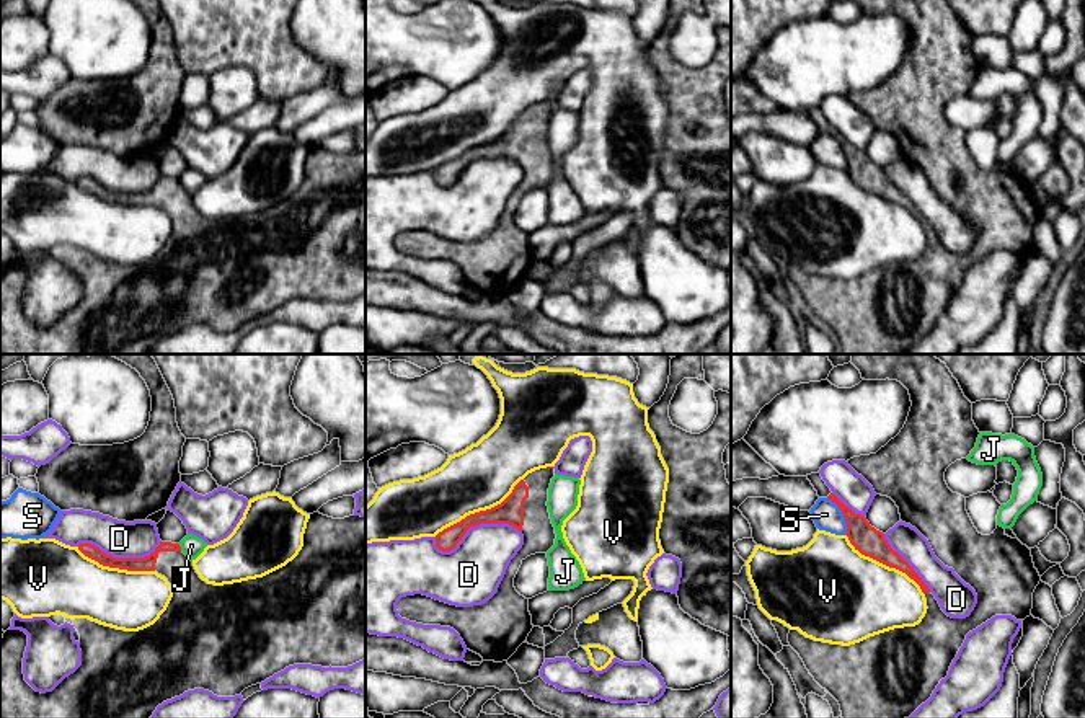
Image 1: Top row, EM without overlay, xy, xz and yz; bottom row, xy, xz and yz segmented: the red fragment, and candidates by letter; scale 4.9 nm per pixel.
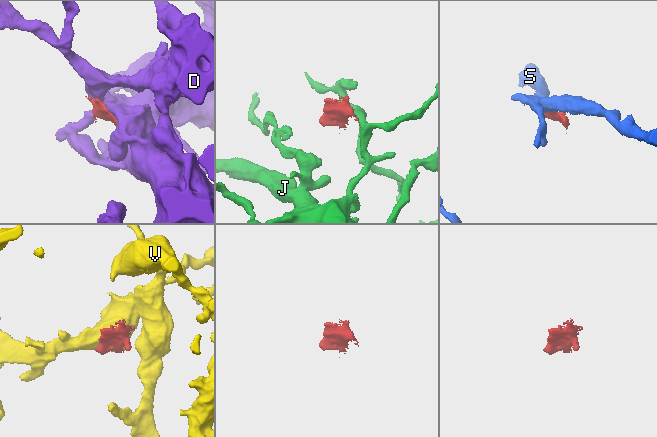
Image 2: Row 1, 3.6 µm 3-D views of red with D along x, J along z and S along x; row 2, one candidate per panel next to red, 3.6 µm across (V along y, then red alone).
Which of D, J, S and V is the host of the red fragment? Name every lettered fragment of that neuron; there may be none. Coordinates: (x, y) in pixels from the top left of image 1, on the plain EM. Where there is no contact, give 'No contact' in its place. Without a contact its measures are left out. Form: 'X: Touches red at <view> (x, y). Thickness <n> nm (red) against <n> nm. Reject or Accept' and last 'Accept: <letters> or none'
D: Touches red at xz (475, 159). Thickness 130 nm (red) against 300 nm. Reject
J: Touches red at xy (180, 181). Thickness 80 nm (red) against 110 nm. Reject
S: Touches red at yz (842, 147). Thickness 140 nm (red) against 140 nm. Reject
V: Touches red at xz (480, 146). Thickness 130 nm (red) against 320 nm. Reject
Accept: none

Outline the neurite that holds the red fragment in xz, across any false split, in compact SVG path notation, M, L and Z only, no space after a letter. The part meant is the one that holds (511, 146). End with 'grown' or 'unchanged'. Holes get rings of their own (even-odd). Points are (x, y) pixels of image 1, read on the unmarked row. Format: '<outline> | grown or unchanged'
M555 103L529 108L498 140L467 150L436 170L436 181L450 186L470 162L480 158L509 158L522 166L524 180L511 194L498 227L481 240L457 242L432 232L414 228L401 232L398 250L423 259L454 263L467 284L483 295L507 295L532 266L529 233L514 222L522 196L535 188L547 188L555 180L555 162L548 147L548 122Z | grown

